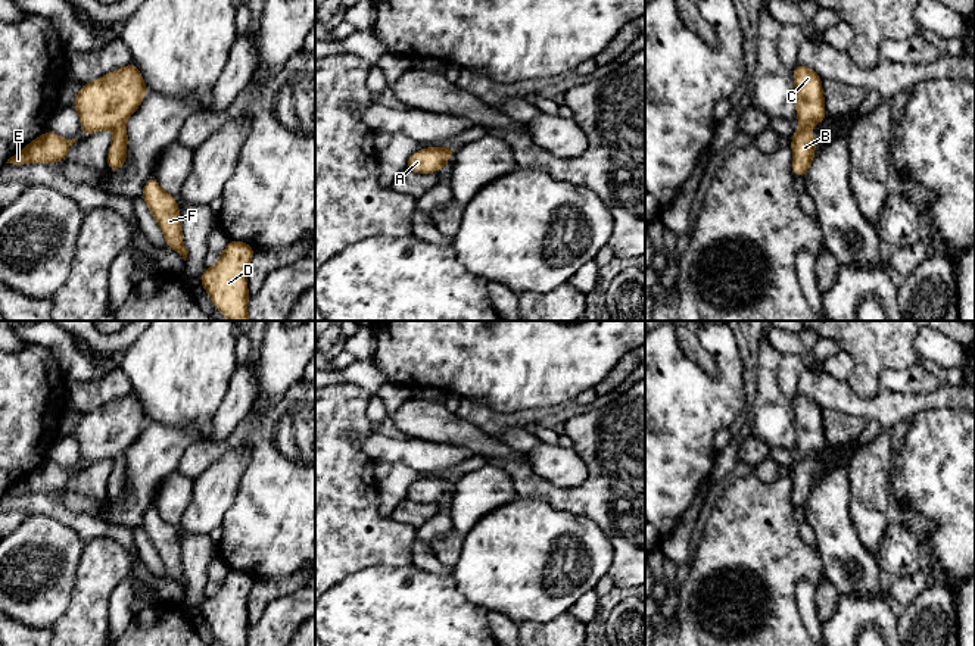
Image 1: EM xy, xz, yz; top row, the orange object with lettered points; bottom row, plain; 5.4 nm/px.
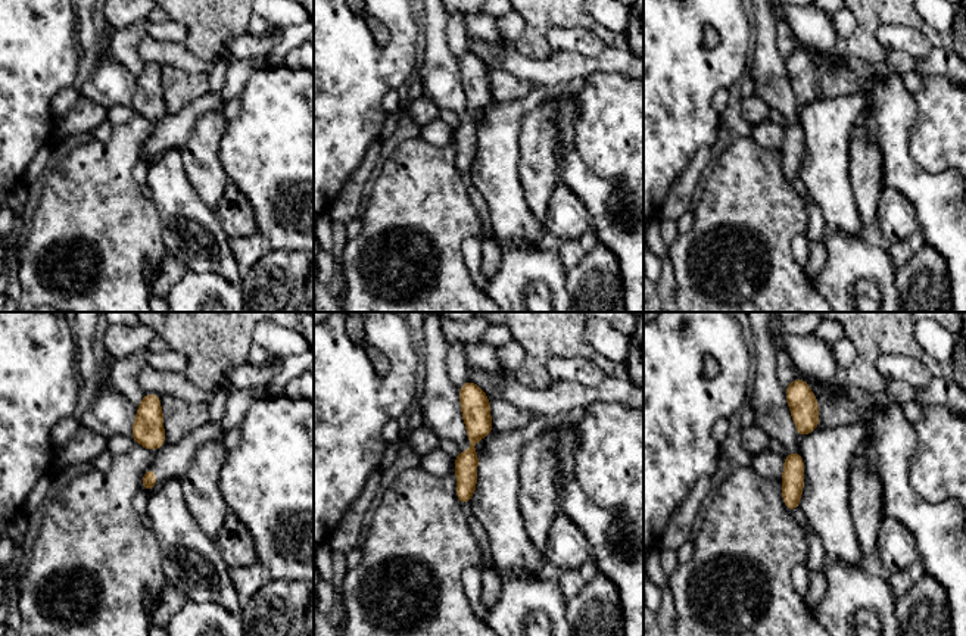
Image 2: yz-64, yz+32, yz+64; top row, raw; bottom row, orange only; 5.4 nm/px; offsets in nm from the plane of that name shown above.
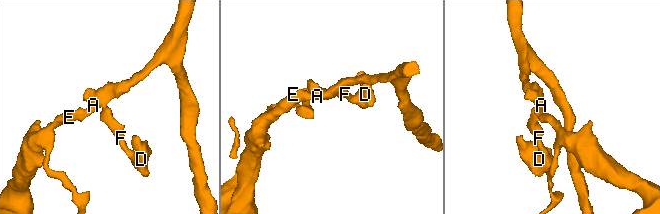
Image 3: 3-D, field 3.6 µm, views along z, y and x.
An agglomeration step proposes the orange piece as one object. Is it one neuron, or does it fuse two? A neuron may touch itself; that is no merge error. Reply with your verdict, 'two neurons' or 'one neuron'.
two neurons

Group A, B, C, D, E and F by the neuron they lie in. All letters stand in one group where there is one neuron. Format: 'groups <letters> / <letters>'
groups A C E / B D F

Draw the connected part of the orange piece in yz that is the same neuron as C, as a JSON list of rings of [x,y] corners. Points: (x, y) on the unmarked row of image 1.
[[[797,394],[792,400],[795,413],[795,440],[801,455],[822,453],[826,449],[822,408],[806,394]]]

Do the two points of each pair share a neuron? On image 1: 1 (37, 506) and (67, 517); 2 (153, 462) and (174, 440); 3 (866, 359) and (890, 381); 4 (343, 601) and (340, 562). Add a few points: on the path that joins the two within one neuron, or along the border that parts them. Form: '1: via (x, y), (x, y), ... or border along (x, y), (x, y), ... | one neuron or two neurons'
1: via (44, 506), (59, 512) | one neuron
2: via (158, 456), (168, 446) | one neuron
3: border along (915, 364), (906, 368), (884, 370), (878, 386) | two neurons
4: border along (374, 565), (354, 571), (330, 589) | two neurons

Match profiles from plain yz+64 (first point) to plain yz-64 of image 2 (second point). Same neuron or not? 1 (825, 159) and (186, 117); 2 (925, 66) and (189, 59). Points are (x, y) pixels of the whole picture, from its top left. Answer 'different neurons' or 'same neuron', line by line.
1: different neurons
2: same neuron

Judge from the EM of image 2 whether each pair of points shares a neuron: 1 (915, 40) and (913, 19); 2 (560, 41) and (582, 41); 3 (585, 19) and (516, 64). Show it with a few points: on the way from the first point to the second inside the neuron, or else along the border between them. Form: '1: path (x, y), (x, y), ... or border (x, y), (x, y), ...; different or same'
1: border (878, 27), (900, 24), (921, 31); different
2: path (566, 41), (576, 41); same
3: border (513, 44), (529, 58); different

